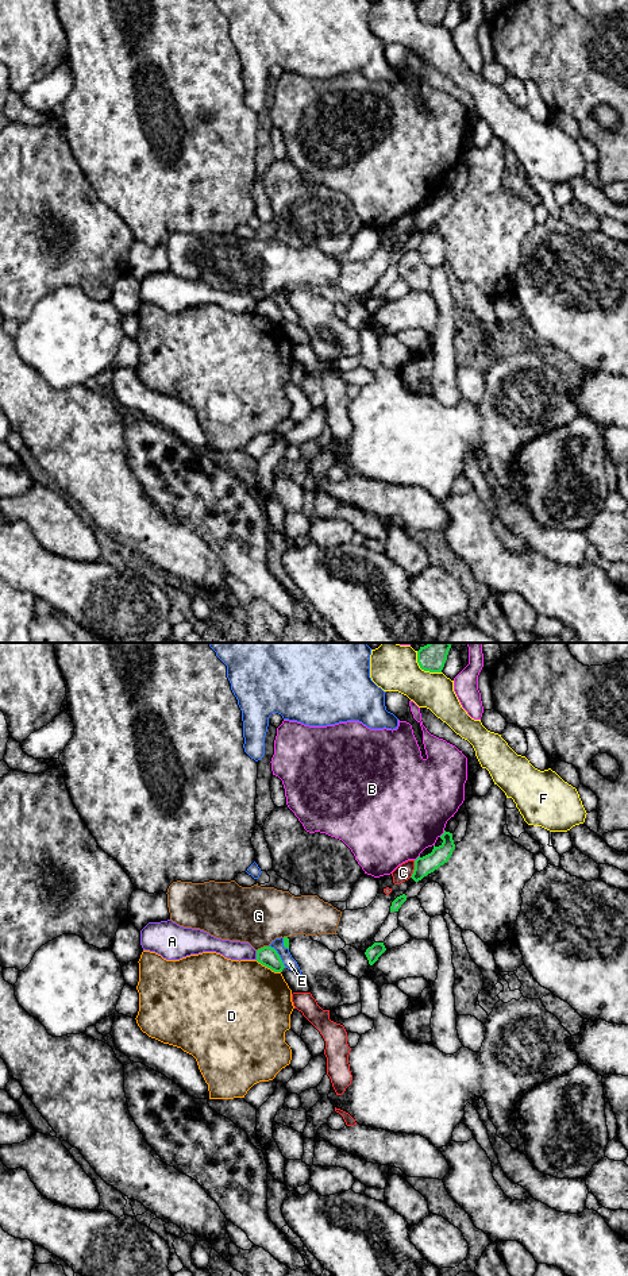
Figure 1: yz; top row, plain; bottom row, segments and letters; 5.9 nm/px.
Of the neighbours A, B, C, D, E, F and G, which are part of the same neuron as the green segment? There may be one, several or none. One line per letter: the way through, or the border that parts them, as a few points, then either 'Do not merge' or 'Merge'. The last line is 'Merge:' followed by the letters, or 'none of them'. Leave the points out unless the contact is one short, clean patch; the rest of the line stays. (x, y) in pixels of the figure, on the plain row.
A: Boundary: yz (255, 303), (257, 311). Do not merge
B: Do not merge
C: Do not merge
D: Boundary: yz (255, 312), (280, 324). Do not merge
E: Do not merge
F: Do not merge
G: Boundary: yz (268, 297), (257, 303). Do not merge
Merge: none of them

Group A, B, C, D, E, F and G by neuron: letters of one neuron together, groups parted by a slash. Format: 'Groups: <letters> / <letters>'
Groups: A / B / C / D / E / F / G

